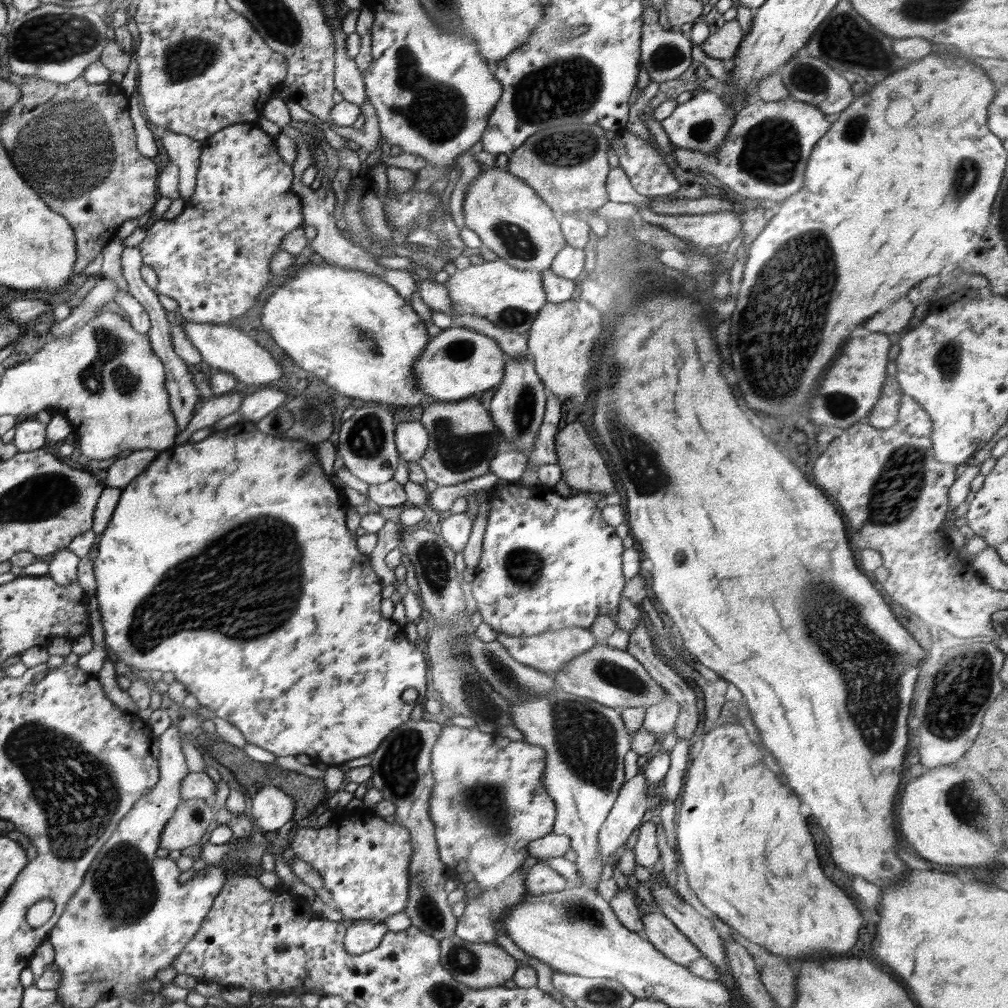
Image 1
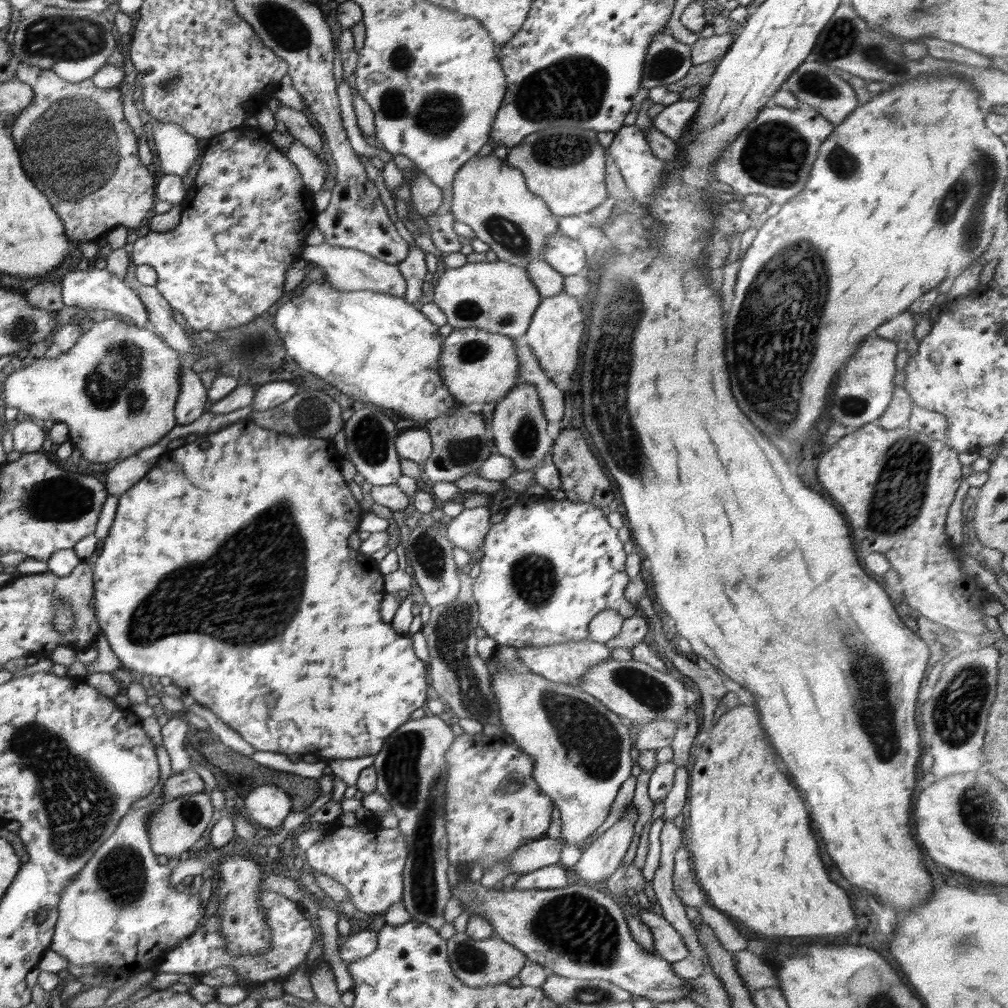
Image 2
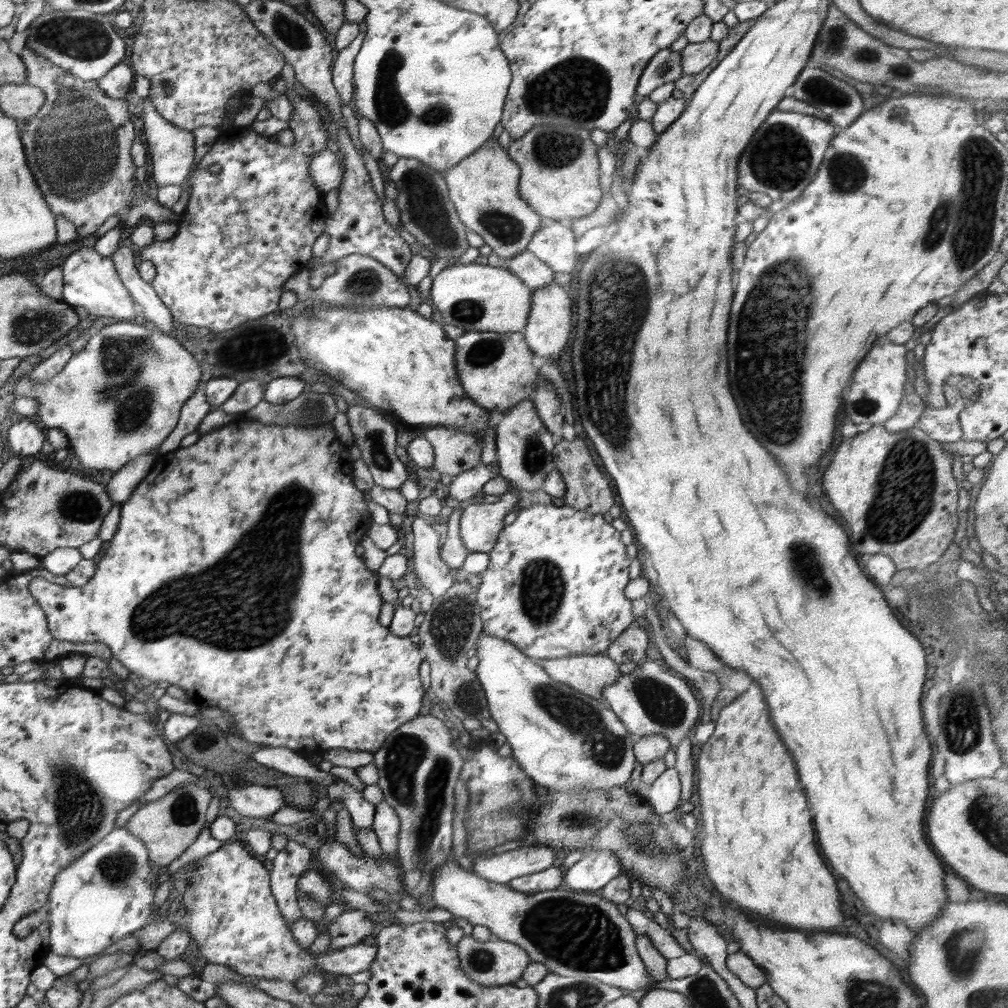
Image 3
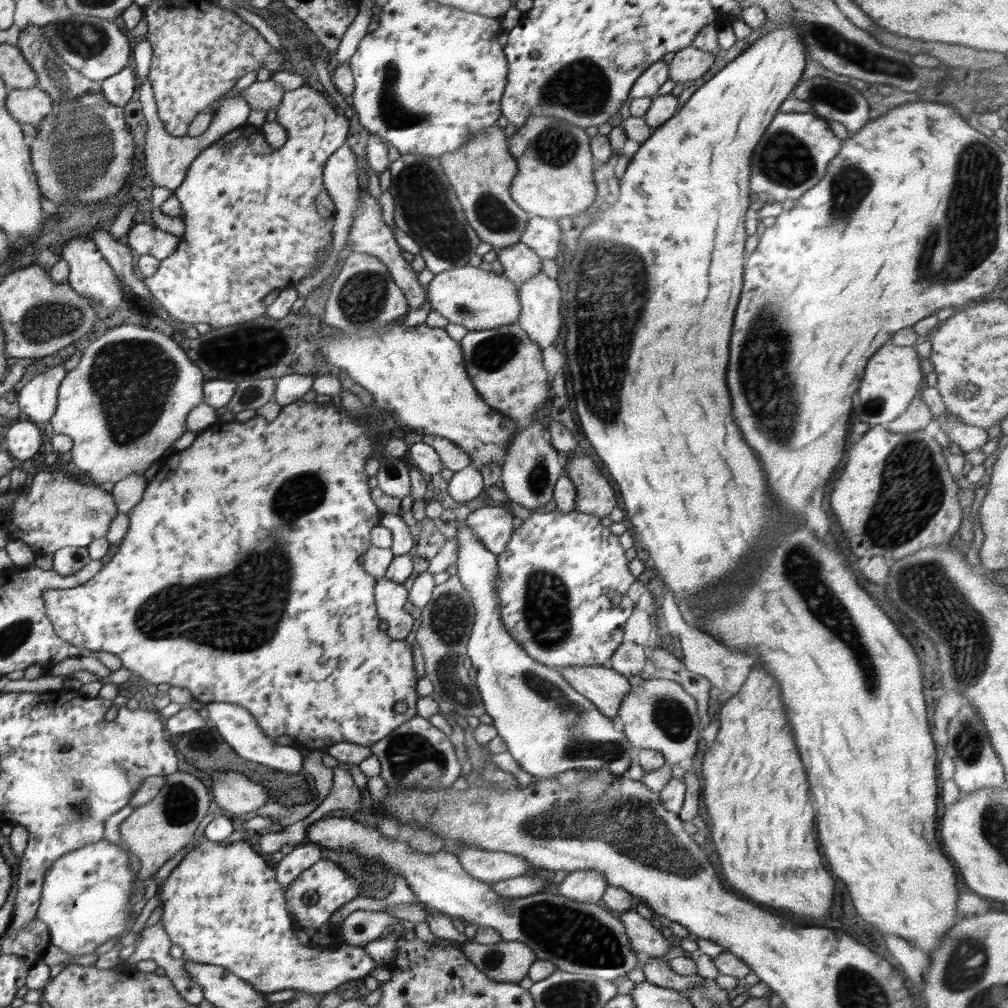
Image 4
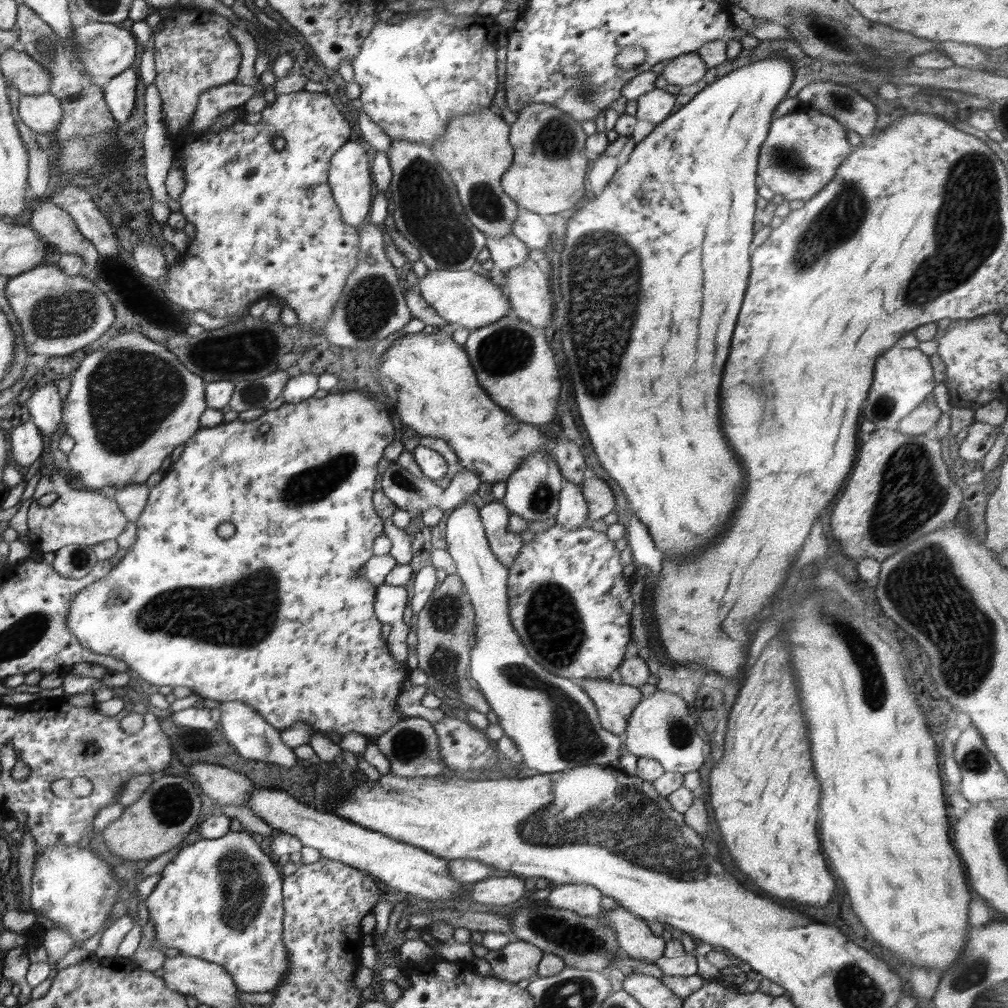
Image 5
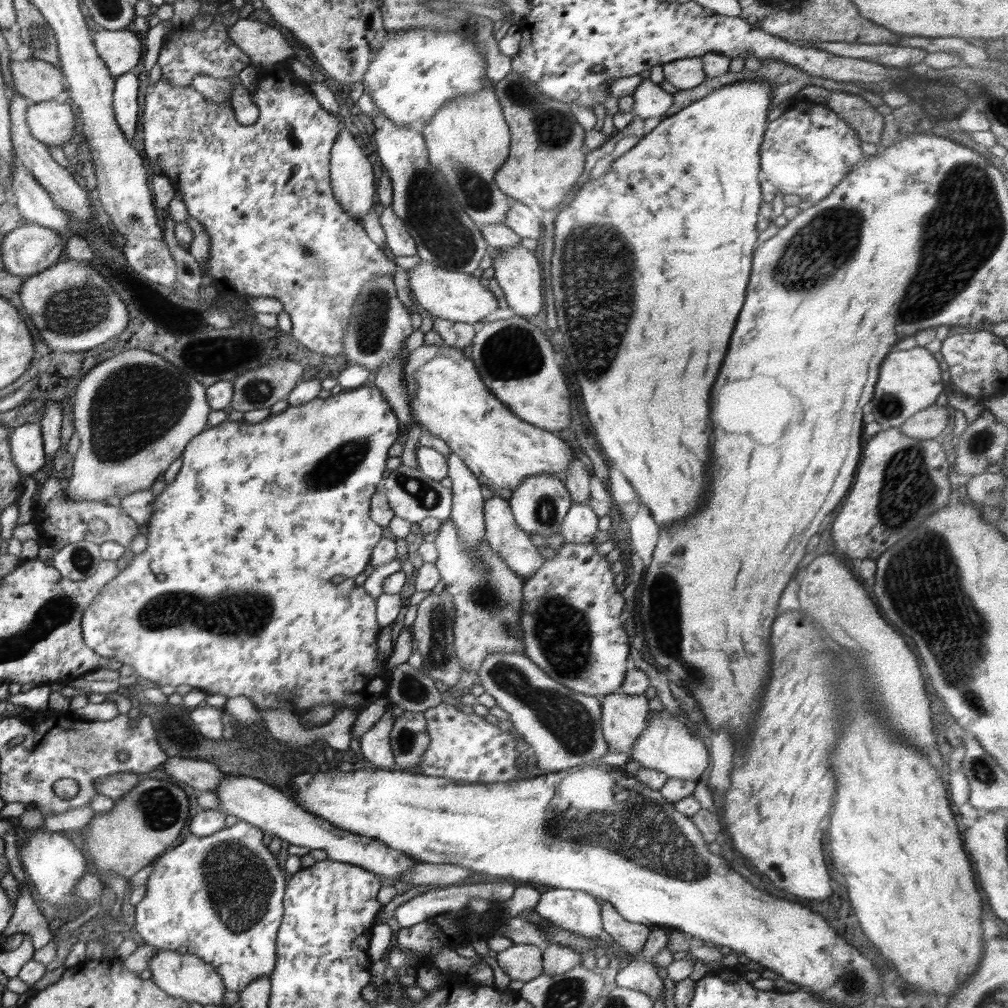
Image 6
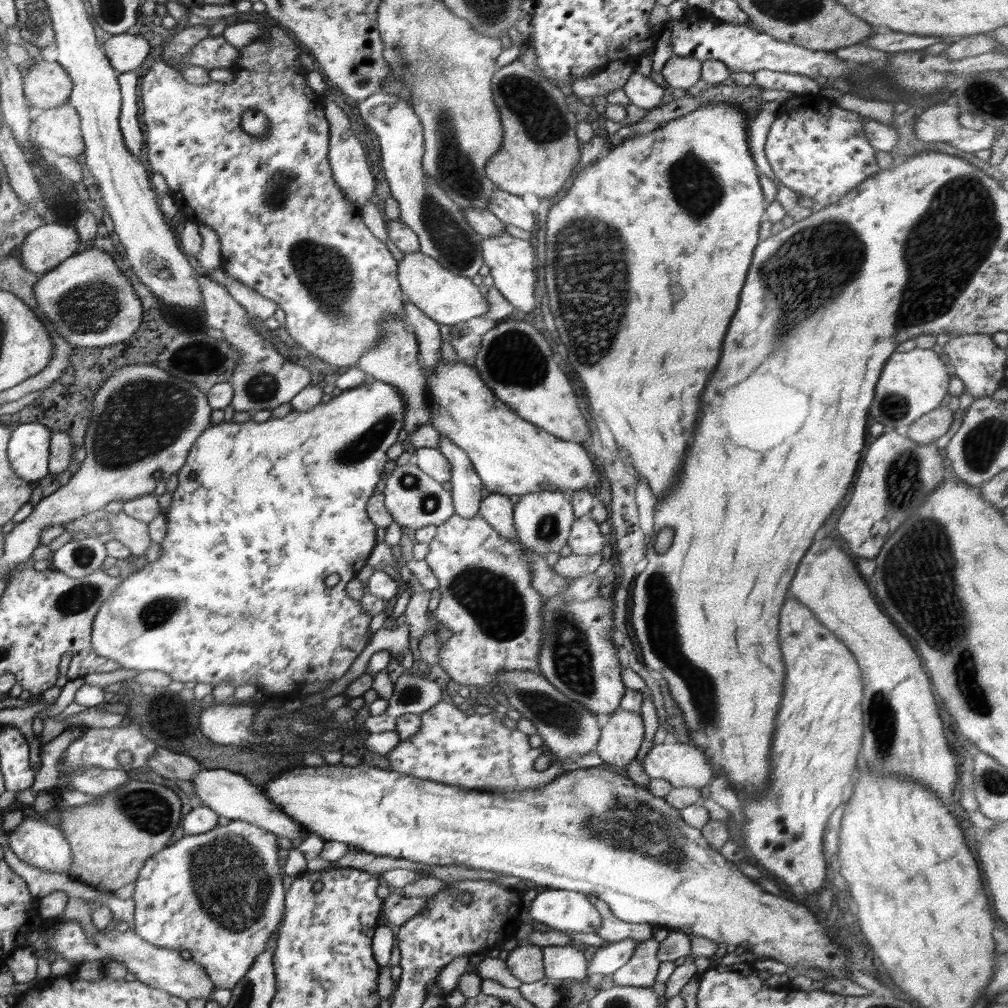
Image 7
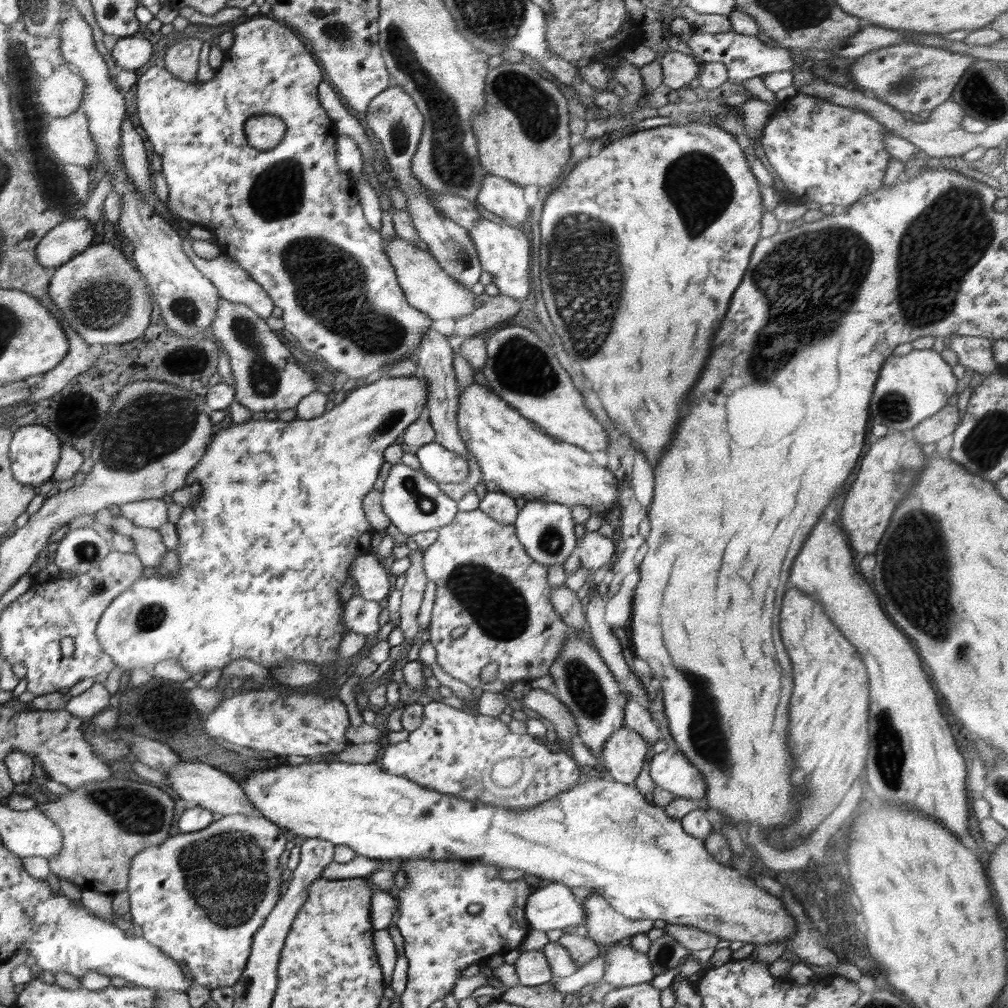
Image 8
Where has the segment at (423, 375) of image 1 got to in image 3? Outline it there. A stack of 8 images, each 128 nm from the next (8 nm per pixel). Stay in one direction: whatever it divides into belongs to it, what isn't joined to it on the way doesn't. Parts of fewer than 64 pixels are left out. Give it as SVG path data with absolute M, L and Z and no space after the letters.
M468 331L455 340L455 367L463 390L497 416L533 396L539 373L532 365L532 354L523 331Z

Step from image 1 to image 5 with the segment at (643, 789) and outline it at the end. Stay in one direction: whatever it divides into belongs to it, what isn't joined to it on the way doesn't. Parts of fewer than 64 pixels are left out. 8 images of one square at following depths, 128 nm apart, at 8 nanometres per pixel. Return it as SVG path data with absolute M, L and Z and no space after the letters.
M560 884L548 895L548 905L568 909L582 917L600 918L603 894L591 884Z

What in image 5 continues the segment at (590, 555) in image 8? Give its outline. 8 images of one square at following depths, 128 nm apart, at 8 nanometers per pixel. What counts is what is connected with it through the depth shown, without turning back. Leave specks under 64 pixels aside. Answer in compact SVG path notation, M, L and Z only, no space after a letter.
M563 479L560 497L557 499L559 509L556 513L556 522L562 528L576 530L587 522L587 503L578 485L570 483L570 480Z

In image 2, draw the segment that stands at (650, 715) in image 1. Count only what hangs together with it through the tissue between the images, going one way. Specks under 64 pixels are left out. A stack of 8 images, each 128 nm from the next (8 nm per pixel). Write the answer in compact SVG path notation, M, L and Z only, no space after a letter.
M653 720L642 726L642 730L634 741L635 747L639 752L643 750L656 752L665 746L671 746L676 731L675 720Z

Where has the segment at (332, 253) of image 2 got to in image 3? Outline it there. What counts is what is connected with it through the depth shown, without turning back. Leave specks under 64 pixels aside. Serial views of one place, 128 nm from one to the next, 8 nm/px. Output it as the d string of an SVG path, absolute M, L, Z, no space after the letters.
M350 254L342 257L336 263L336 272L327 277L318 288L311 288L309 284L310 277L307 275L306 268L303 272L296 272L282 286L281 290L293 290L296 293L297 300L321 300L323 304L335 306L347 306L347 308L367 308L367 306L407 306L410 300L410 290L406 283L402 283L389 268L386 268L374 257L362 254Z

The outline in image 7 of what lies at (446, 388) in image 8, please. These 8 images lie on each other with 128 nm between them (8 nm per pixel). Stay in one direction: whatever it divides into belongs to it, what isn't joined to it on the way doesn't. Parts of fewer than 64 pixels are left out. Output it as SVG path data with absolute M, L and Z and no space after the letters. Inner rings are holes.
M403 295L403 320L411 327L416 335L420 358L424 369L431 370L441 361L440 344L445 334L445 328L435 320L428 318L406 295ZM440 435L439 452L448 460L452 469L449 482L452 484L451 498L455 514L464 518L472 518L479 514L482 503L482 482L466 455L452 440Z

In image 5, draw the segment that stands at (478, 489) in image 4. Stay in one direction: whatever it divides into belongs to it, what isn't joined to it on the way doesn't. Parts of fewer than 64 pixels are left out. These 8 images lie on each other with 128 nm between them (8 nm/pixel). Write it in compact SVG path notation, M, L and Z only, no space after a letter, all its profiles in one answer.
M396 462L388 466L388 469L382 473L382 480L380 480L383 494L392 501L397 508L408 510L411 517L421 515L421 513L428 508L450 510L450 508L475 494L481 485L482 482L476 474L472 474L470 470L462 469L455 474L448 488L441 488L432 479L424 475L420 477L414 476L408 470L404 470L402 465Z

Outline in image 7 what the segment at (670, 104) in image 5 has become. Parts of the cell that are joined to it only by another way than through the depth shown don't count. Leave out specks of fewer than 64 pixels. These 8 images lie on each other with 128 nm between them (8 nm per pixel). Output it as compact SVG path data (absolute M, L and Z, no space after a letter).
M634 72L622 88L631 102L646 110L659 108L660 100L664 96L664 89L653 82L649 77Z

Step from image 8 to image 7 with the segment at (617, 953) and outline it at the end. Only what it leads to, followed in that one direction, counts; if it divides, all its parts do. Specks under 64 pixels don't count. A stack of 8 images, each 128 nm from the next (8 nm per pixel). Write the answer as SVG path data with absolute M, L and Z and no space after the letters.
M654 938L638 942L630 960L613 973L615 986L653 987L656 984L660 961L656 952L660 943Z

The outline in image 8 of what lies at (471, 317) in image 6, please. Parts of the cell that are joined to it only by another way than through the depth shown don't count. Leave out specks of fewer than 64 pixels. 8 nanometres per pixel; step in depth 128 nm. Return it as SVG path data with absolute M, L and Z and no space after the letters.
M398 236L391 241L385 241L384 239L383 241L386 256L395 268L398 283L402 287L407 301L416 310L428 315L432 320L440 320L441 318L457 319L474 310L475 298L478 295L448 276L448 273L440 268L438 261L428 250L418 248L410 241Z

